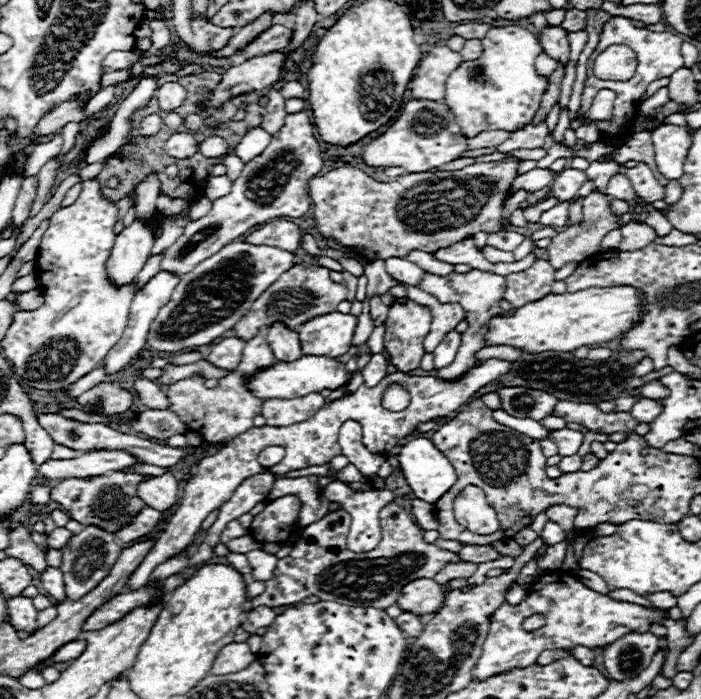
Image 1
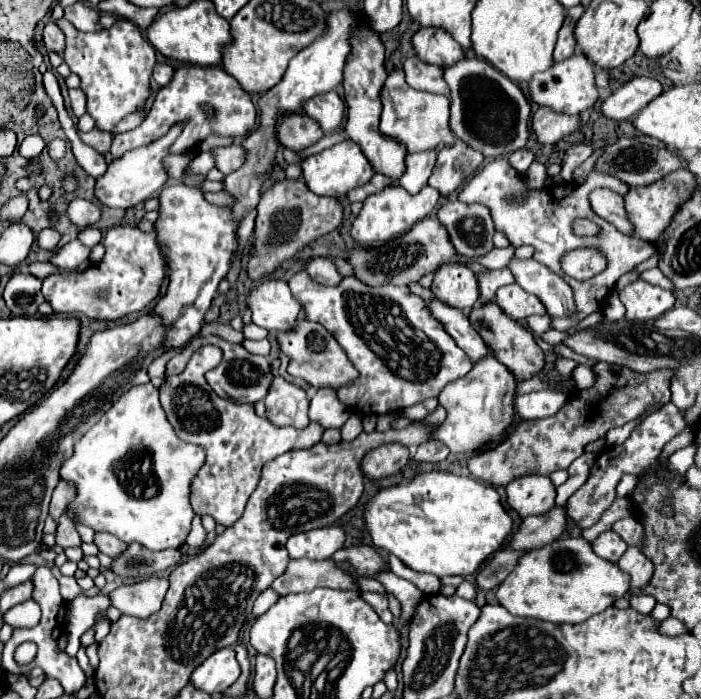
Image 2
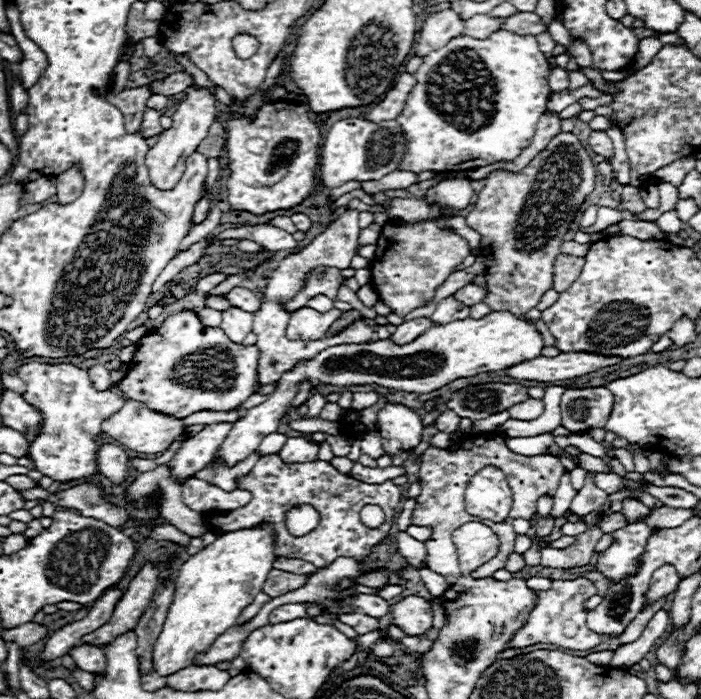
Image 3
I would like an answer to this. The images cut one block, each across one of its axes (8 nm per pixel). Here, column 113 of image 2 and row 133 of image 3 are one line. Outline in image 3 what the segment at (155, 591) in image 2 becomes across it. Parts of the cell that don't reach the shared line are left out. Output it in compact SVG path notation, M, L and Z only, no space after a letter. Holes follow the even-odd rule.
M592 132L588 138L588 144L592 148L592 152L604 156L606 160L610 160L614 156L614 144L612 140L606 136L606 132Z

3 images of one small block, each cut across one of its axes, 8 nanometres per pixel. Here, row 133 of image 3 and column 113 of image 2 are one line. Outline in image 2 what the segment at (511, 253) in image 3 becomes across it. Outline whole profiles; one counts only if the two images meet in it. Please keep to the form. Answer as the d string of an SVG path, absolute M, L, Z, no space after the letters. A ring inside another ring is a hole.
M130 544L122 556L114 558L112 572L122 578L148 578L176 566L180 558L182 554L176 548L152 552L140 544Z

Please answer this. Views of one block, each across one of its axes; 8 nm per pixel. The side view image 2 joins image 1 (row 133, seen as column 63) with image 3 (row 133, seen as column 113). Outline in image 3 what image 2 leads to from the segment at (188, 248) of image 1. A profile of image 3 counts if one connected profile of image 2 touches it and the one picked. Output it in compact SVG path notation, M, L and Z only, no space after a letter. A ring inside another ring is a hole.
M266 102L254 122L232 114L226 120L226 150L230 162L228 204L232 210L262 216L266 212L290 210L302 204L318 188L316 172L320 160L320 130L308 118L304 104ZM276 150L276 164L274 160Z

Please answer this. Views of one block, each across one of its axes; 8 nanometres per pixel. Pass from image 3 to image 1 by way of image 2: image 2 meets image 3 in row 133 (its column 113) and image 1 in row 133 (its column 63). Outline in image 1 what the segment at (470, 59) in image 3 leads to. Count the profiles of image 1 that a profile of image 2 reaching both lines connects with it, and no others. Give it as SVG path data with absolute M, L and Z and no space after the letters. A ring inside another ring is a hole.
M492 26L486 36L482 38L482 56L474 62L464 62L446 82L446 98L444 102L452 108L456 122L462 126L464 134L468 138L484 132L484 130L516 130L524 124L528 124L538 106L540 98L548 86L548 80L536 74L534 60L542 52L540 40L534 32L522 28L522 26Z

